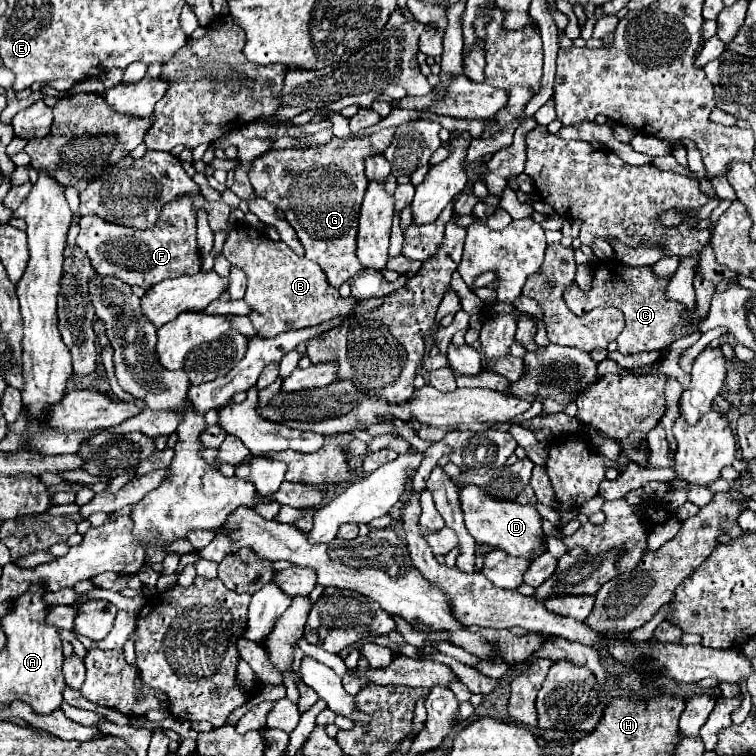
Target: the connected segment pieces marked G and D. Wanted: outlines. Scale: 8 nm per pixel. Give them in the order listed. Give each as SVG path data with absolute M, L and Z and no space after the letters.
M395 127L355 139L333 137L319 147L271 149L253 161L249 171L253 191L281 209L293 229L297 225L295 231L305 247L305 257L321 265L333 289L339 289L341 283L363 271L355 257L355 237L361 199L369 185L365 177L365 159L383 153L393 141L393 135Z
M475 485L463 487L459 491L459 501L465 513L465 527L479 545L483 543L489 547L497 547L513 557L525 557L531 561L547 551L547 541L543 537L543 527L541 527L541 515L537 513L535 507L517 505L515 501L493 499Z

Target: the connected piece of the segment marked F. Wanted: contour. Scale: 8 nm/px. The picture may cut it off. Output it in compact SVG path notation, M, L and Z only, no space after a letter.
M187 197L173 201L161 209L157 225L153 229L129 229L103 221L101 217L79 217L81 233L77 245L91 259L91 265L99 275L113 275L127 285L139 285L143 289L181 275L195 275L199 271L199 249L195 243L195 213Z

